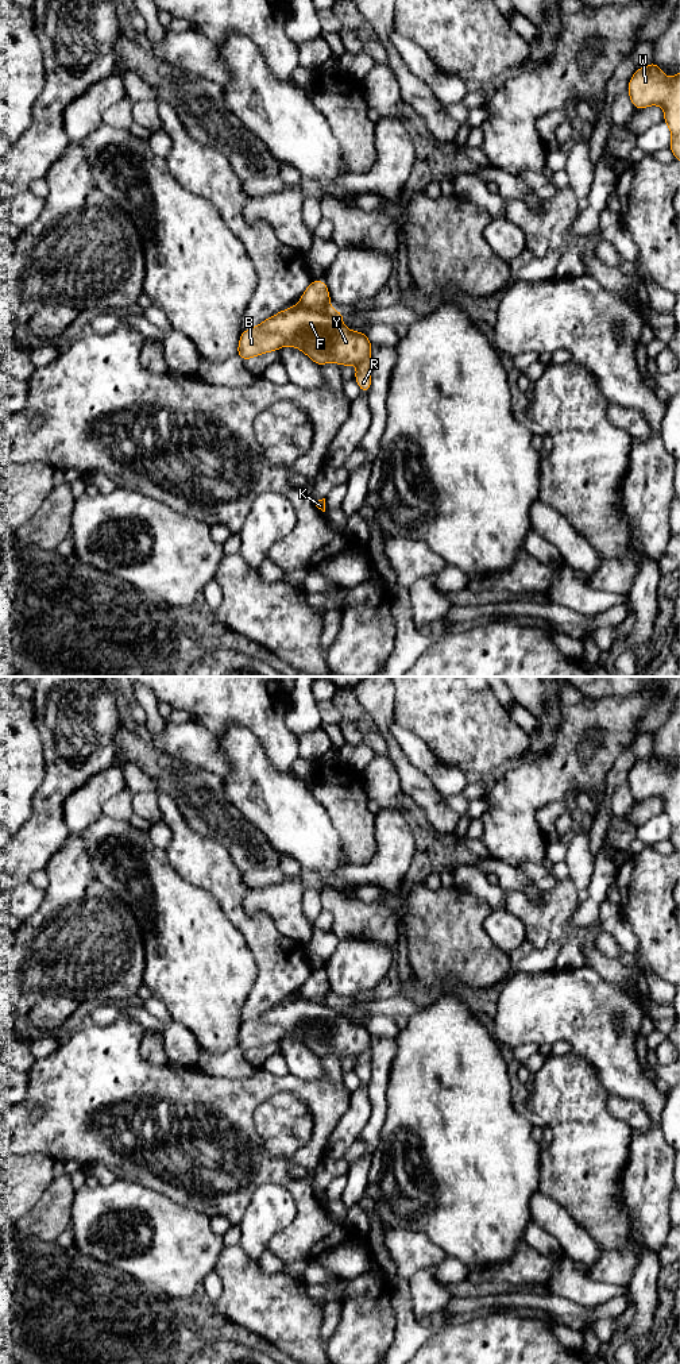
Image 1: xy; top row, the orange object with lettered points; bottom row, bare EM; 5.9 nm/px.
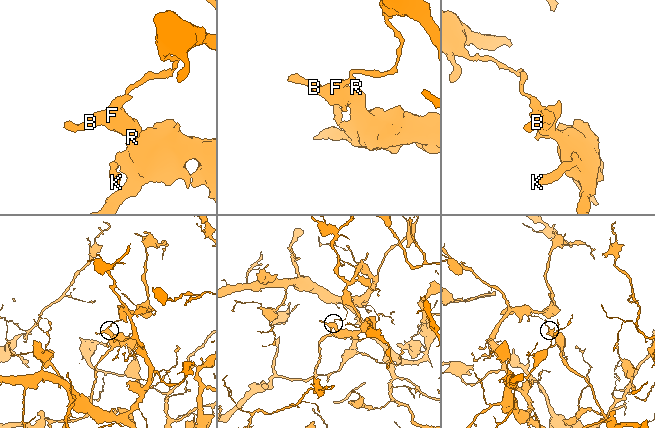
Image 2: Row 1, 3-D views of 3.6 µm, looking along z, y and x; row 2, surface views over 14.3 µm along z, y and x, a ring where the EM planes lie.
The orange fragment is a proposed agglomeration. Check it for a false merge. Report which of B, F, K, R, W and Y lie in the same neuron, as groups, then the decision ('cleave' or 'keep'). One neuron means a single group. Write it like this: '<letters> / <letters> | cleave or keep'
B F K R Y / W | cleave

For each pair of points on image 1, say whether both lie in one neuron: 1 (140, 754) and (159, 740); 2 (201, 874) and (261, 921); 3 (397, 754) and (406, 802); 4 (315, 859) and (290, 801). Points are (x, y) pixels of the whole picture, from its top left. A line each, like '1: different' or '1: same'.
1: different
2: same
3: different
4: same

